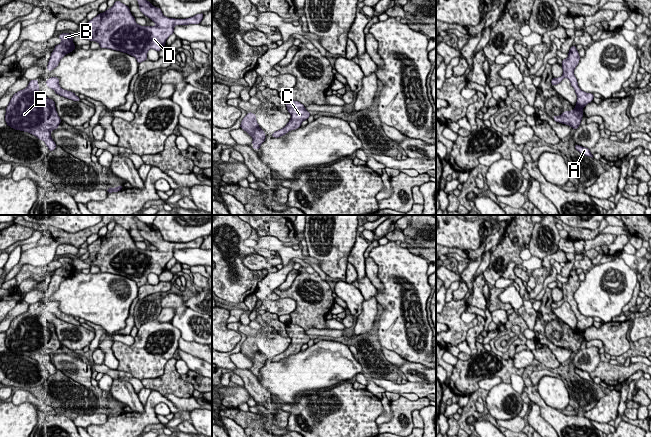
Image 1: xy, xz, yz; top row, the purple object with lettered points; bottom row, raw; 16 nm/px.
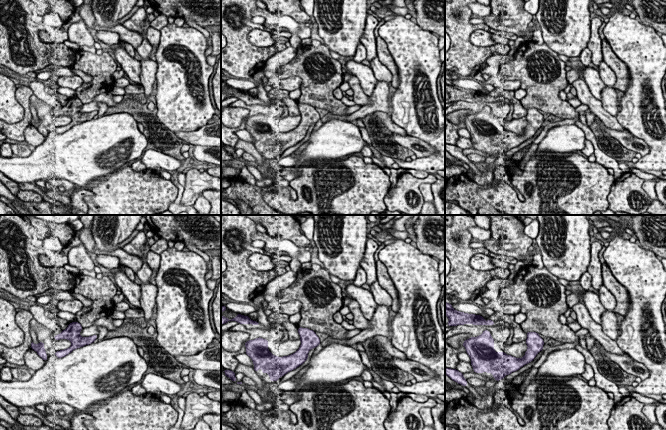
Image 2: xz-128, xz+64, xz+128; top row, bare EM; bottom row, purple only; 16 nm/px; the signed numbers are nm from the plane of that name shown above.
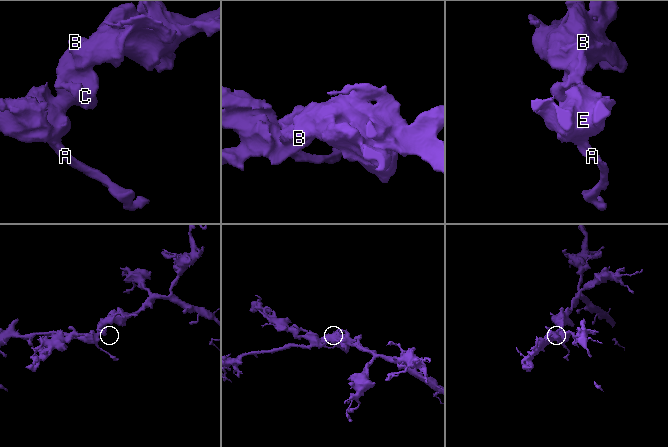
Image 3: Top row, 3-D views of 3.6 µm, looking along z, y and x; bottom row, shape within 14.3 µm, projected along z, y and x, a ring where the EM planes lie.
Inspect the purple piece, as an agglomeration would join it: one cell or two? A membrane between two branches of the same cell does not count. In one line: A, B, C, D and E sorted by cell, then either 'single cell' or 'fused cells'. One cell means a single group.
A B C D E | single cell

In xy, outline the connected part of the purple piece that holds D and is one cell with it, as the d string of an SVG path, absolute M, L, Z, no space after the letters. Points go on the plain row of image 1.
M136 217L134 220L140 235L155 246L155 250L137 248L129 231L116 224L110 233L88 246L89 257L84 262L98 266L100 272L127 277L135 281L139 288L147 284L150 273L159 276L166 269L166 264L174 257L175 249L200 248L204 241L200 237L186 243L168 242L163 239L160 231L156 232Z

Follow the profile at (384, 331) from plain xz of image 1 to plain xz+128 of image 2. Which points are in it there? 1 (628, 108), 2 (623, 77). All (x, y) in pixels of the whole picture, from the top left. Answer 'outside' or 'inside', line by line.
1: inside
2: outside

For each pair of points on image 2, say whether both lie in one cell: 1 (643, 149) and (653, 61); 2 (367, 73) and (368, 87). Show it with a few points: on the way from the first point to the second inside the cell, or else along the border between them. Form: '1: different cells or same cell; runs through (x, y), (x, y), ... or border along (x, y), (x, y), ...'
1: different cells; border along (624, 128), (646, 143), (649, 148), (648, 154)
2: same cell; runs through (367, 76), (368, 84)

